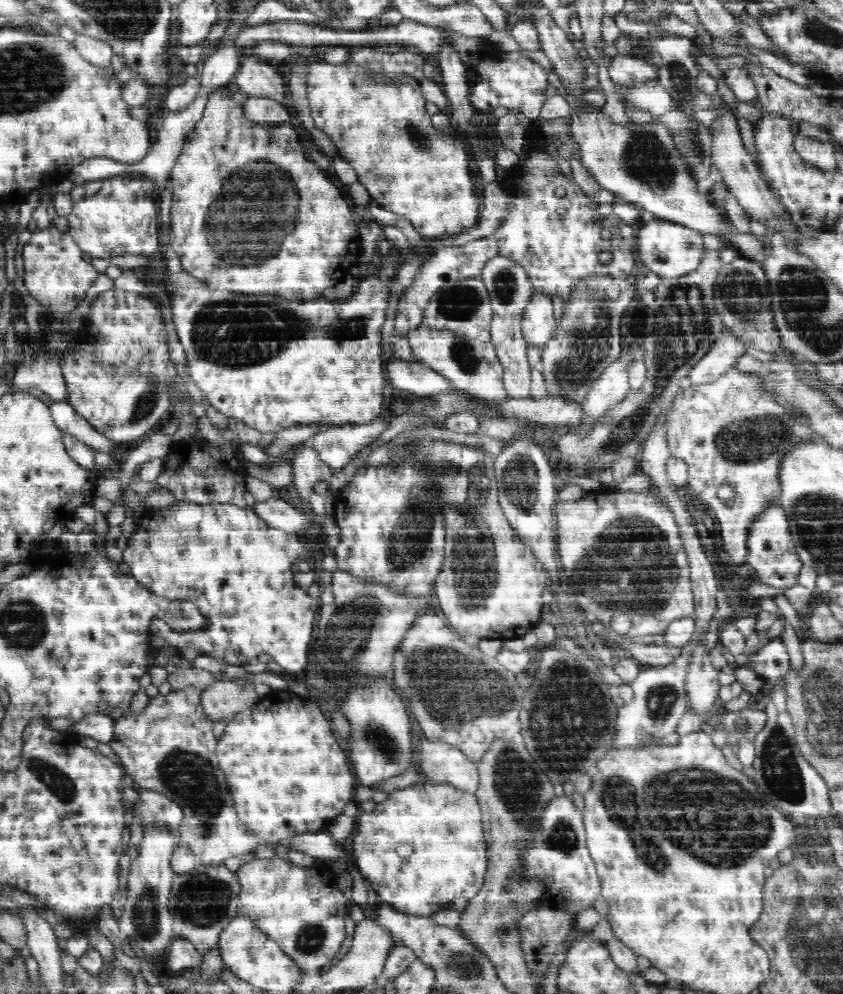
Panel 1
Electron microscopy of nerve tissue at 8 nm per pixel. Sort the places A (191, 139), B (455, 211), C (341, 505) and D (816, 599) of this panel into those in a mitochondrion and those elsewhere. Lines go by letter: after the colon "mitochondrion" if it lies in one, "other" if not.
A: other
B: other
C: other
D: other

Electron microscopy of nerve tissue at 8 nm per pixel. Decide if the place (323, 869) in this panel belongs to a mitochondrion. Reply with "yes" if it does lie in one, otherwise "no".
no

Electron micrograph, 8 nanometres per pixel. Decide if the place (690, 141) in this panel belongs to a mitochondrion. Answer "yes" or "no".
yes

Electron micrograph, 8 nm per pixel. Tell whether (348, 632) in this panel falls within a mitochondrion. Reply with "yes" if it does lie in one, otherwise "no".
yes

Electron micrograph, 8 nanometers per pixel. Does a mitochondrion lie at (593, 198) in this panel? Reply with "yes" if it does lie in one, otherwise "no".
no

